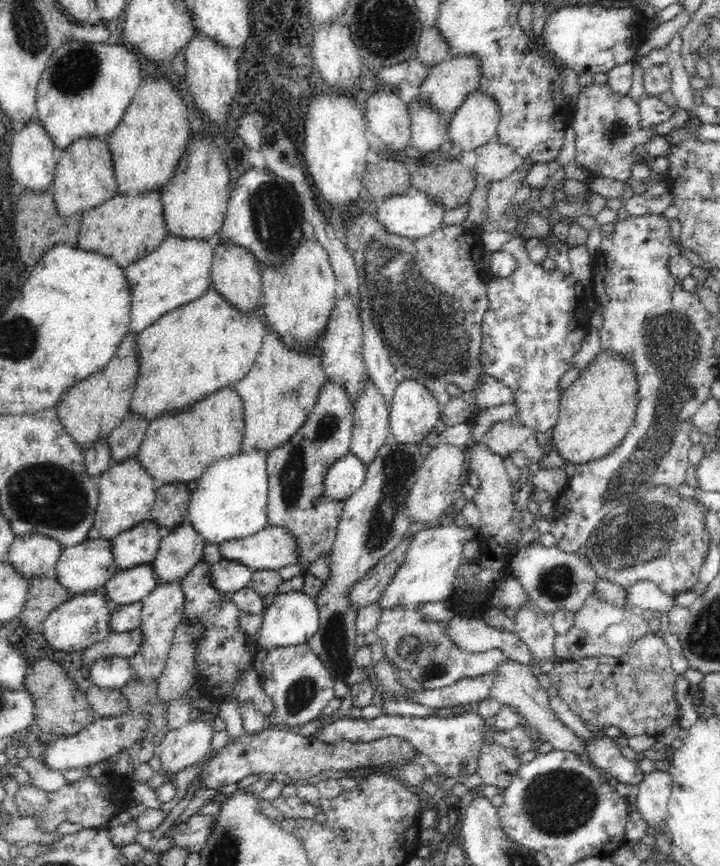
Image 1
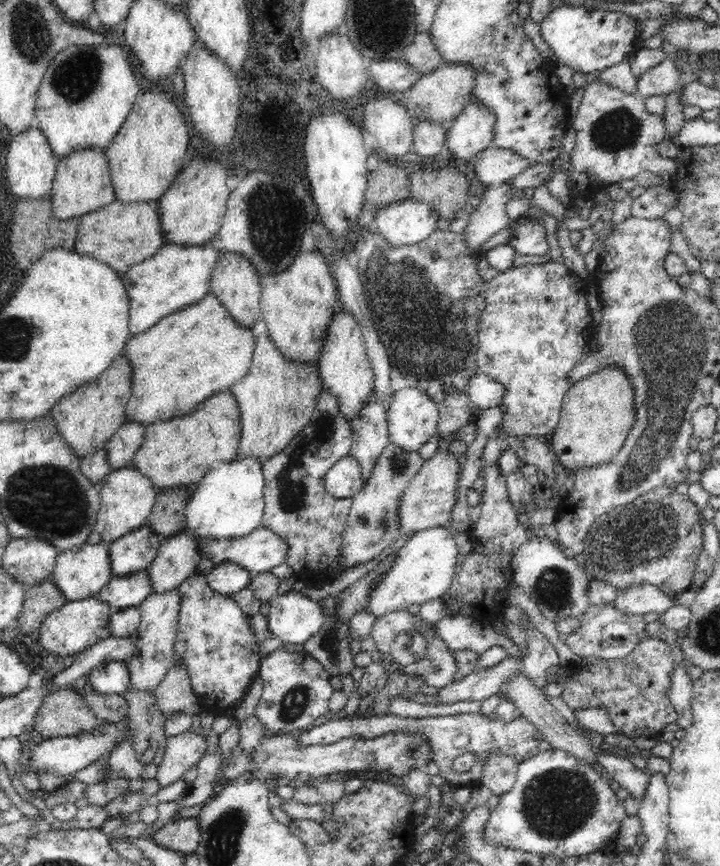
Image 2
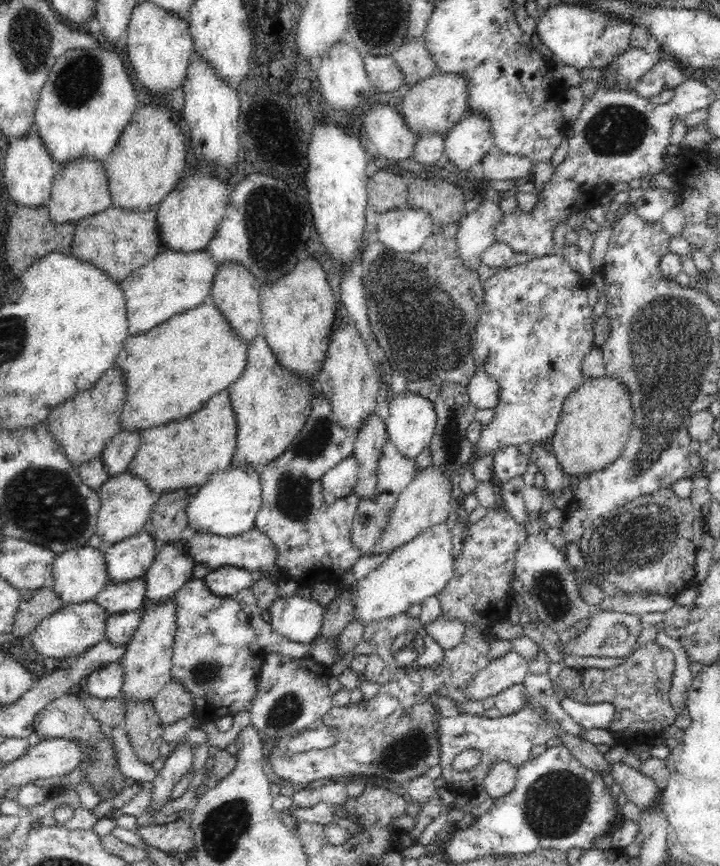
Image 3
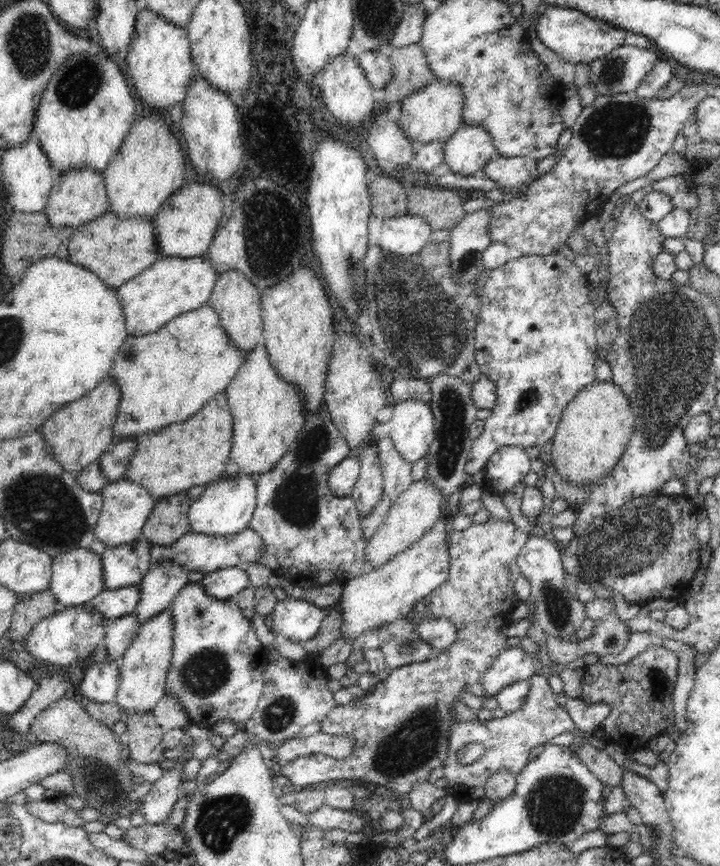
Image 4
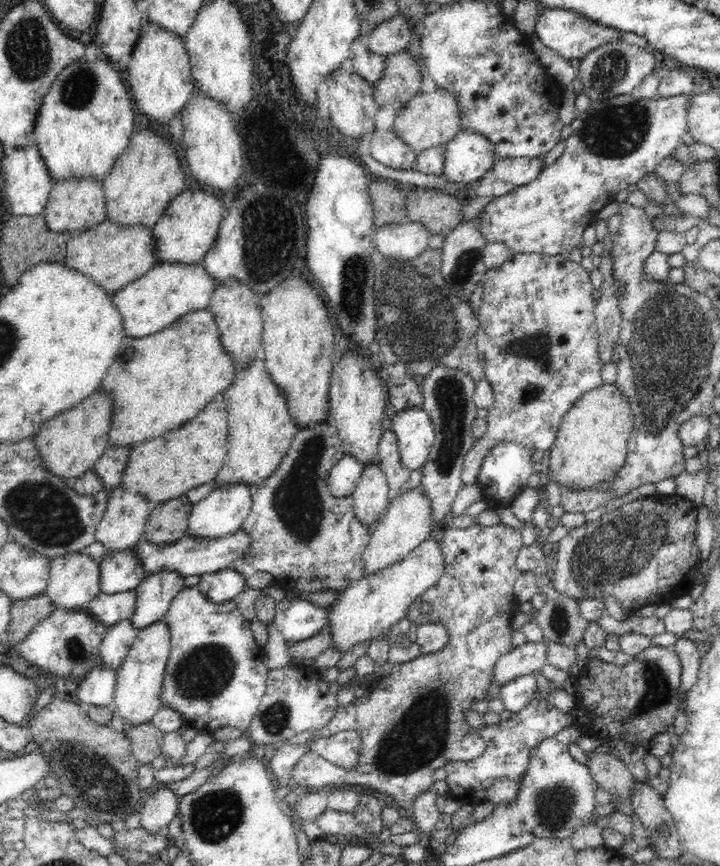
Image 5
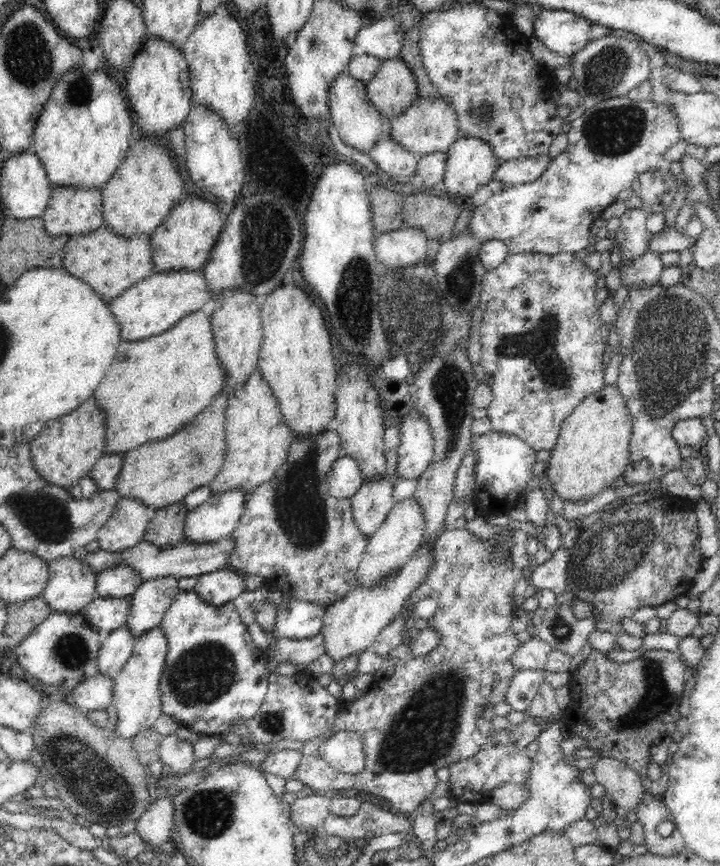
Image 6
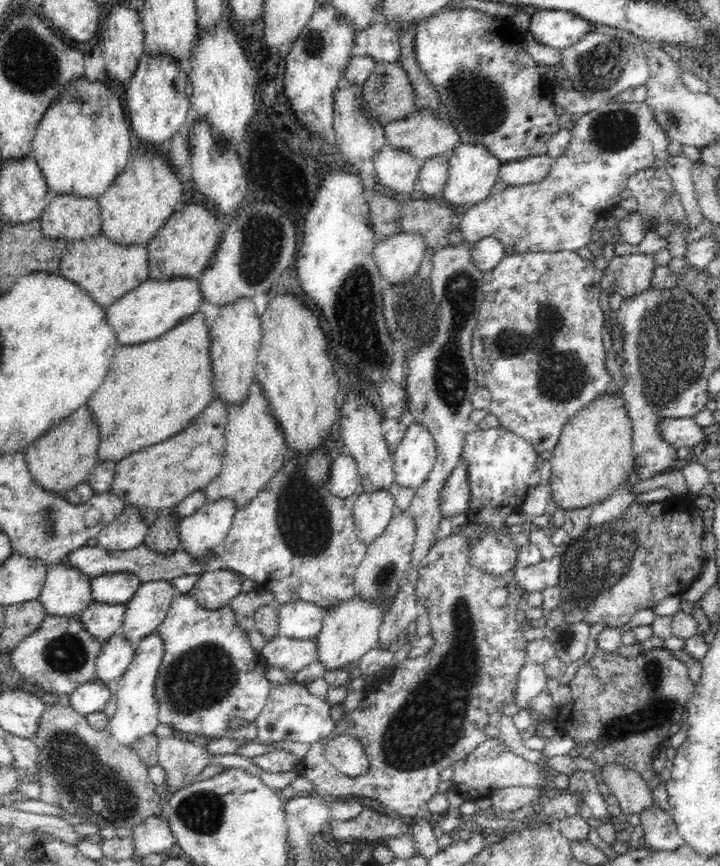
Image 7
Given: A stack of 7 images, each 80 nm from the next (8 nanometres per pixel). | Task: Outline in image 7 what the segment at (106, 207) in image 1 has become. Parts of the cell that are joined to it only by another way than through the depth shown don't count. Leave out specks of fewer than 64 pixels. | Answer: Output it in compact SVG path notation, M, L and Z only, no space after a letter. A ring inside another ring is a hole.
M96 234L92 238L82 240L67 241L58 274L74 282L74 285L86 291L98 306L107 310L118 298L122 298L123 294L149 280L149 248L147 246L148 244L122 246L112 242L103 234Z

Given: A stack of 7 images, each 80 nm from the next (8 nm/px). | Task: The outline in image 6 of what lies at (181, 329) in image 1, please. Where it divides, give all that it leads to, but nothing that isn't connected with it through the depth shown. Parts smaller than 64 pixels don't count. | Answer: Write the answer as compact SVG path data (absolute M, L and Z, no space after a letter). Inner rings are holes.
M198 310L158 336L136 342L124 340L119 344L109 370L93 394L95 403L103 410L103 416L106 416L105 454L125 454L140 444L176 434L194 416L198 416L217 394L224 391L226 371L215 351L211 318L212 315Z

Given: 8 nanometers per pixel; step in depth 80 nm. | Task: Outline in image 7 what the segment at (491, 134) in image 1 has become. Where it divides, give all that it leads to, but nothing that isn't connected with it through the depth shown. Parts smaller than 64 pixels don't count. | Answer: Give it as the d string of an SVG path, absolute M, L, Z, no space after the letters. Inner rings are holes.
M462 143L449 154L449 176L444 185L442 200L448 205L470 208L476 204L485 202L492 188L499 179L501 162L492 157L483 145L477 143Z

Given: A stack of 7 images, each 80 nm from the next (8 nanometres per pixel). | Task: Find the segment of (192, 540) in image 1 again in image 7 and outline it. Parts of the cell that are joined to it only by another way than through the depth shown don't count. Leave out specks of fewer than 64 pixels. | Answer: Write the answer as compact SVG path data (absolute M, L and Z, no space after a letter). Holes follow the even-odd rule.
M156 580L142 583L127 602L121 634L130 641L134 651L146 636L157 633L176 595L171 580Z

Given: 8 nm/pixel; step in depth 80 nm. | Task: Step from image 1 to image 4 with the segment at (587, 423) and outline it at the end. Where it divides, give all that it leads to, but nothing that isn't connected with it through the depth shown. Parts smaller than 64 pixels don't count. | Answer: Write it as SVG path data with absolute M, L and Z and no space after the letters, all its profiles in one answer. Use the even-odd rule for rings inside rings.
M597 381L582 388L566 406L552 438L549 462L556 472L575 487L606 476L620 462L634 430L635 413L628 397L613 381Z

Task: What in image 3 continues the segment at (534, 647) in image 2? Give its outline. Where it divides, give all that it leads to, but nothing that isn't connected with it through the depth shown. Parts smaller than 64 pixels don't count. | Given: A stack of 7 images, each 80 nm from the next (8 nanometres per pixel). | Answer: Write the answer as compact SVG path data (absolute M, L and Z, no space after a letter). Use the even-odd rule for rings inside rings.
M539 645L538 647L538 655L529 661L529 670L523 681L528 698L518 712L510 716L501 716L501 718L461 713L455 717L442 717L436 722L438 723L438 748L441 751L439 765L443 769L441 777L446 781L444 786L454 792L461 801L470 800L485 788L482 783L495 763L506 761L518 769L529 762L533 754L544 747L547 740L554 738L554 734L558 730L572 736L578 736L603 749L617 745L615 737L608 729L586 729L566 712L561 702L557 700L558 694L555 692L552 680L547 673L552 662L550 662L546 652ZM471 750L482 752L480 763L471 770L457 771L455 765L458 757Z

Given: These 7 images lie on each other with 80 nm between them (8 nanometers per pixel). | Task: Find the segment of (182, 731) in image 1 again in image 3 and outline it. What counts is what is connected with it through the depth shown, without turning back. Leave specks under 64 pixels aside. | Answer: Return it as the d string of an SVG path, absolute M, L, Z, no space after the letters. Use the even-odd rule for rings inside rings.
M185 739L185 743L176 744L174 752L166 757L162 770L157 772L157 776L151 782L153 784L150 802L145 812L159 814L162 816L160 808L171 802L170 794L174 786L180 782L184 774L192 769L195 749Z

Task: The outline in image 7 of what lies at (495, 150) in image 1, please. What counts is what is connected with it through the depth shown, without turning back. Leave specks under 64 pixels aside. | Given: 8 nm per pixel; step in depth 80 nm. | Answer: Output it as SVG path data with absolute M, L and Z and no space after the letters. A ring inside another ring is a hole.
M543 155L502 163L499 178L512 187L538 183L550 174L554 162L553 158Z

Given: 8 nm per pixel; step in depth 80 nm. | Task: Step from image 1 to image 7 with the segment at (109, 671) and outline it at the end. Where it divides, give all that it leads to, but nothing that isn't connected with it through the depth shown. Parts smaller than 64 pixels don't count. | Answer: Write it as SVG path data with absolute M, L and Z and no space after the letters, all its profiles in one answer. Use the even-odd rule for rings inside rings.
M95 679L78 686L69 696L74 712L86 717L92 712L103 712L106 704L110 702L112 687Z

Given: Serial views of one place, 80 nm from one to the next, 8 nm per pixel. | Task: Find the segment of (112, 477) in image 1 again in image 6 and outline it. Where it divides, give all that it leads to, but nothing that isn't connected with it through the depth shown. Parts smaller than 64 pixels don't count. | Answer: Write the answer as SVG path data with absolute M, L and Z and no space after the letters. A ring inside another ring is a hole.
M120 496L116 510L97 532L100 549L120 552L137 545L144 539L148 522L154 514L156 510L143 502Z

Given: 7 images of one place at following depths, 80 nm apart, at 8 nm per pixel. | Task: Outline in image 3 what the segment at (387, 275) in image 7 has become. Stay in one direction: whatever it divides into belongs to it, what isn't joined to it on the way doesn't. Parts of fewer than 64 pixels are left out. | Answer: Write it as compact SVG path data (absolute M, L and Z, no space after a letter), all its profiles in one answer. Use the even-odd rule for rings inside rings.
M406 206L403 210L382 213L376 233L379 242L396 252L420 250L424 241L434 234L430 214Z

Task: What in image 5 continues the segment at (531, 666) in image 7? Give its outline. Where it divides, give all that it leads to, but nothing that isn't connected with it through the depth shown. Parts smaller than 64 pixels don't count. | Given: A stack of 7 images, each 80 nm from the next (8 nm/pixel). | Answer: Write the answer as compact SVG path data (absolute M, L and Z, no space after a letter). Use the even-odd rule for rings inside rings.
M534 673L520 676L501 688L501 700L505 710L516 713L533 702L538 689Z

